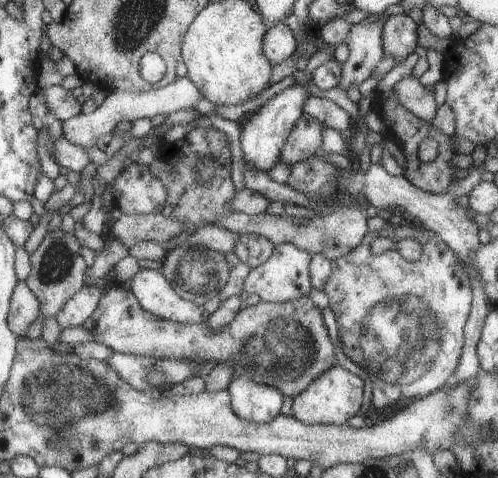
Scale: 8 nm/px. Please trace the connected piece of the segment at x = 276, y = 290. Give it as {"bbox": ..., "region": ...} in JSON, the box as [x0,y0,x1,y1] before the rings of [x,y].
{"bbox":[243,244,310,304],"region":[[[277,244],[269,260],[251,269],[250,274],[244,280],[243,288],[248,294],[260,296],[264,302],[272,304],[284,304],[298,300],[302,296],[310,296],[310,276],[308,276],[308,264],[310,264],[310,254],[296,248],[294,244]]]}

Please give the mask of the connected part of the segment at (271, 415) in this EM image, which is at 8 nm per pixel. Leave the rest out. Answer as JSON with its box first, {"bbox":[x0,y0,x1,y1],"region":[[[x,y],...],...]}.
{"bbox":[227,375,284,424],"region":[[[236,375],[227,391],[231,393],[236,414],[254,424],[272,422],[280,414],[280,406],[284,402],[278,388],[258,384],[244,375]]]}

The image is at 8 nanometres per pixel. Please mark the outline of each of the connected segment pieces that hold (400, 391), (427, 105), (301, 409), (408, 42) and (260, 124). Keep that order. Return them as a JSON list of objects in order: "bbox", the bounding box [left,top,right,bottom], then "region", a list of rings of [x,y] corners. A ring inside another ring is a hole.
[{"bbox":[324,221,474,408],"region":[[[404,221],[400,225],[388,224],[379,231],[367,231],[354,250],[335,258],[331,265],[332,276],[326,282],[324,291],[336,318],[344,354],[371,377],[370,404],[376,408],[386,408],[394,405],[400,398],[422,397],[443,388],[459,367],[466,342],[466,324],[474,302],[471,277],[466,274],[459,257],[448,244],[430,229],[413,221]],[[378,236],[392,241],[406,238],[417,240],[421,244],[422,255],[414,262],[408,261],[398,250],[388,250],[374,256],[370,252],[370,244]]]},{"bbox":[393,76,438,123],"region":[[[413,76],[403,77],[393,85],[396,100],[423,121],[431,123],[436,116],[438,104],[436,104],[433,92],[427,92],[425,84],[421,84],[418,78]]]},{"bbox":[293,364,364,425],"region":[[[336,364],[312,380],[306,391],[293,397],[293,416],[309,425],[320,423],[343,425],[354,414],[358,414],[362,404],[362,394],[364,394],[364,380]]]},{"bbox":[383,13,418,63],"region":[[[407,13],[391,15],[383,28],[383,51],[386,57],[402,63],[418,47],[418,24]]]},{"bbox":[240,83,310,172],"region":[[[298,83],[292,84],[290,88],[282,90],[262,105],[258,110],[247,115],[240,121],[240,146],[243,150],[243,160],[252,164],[260,172],[268,172],[280,163],[280,152],[283,151],[284,143],[291,134],[296,120],[304,113],[302,108],[308,100],[310,92],[306,86]]]}]

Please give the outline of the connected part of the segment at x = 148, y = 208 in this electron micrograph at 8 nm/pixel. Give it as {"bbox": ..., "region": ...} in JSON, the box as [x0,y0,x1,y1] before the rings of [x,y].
{"bbox":[113,158,167,214],"region":[[[134,158],[128,168],[124,168],[113,186],[115,205],[123,209],[123,214],[160,214],[167,204],[167,188],[157,176],[152,176],[148,165],[140,164]]]}

